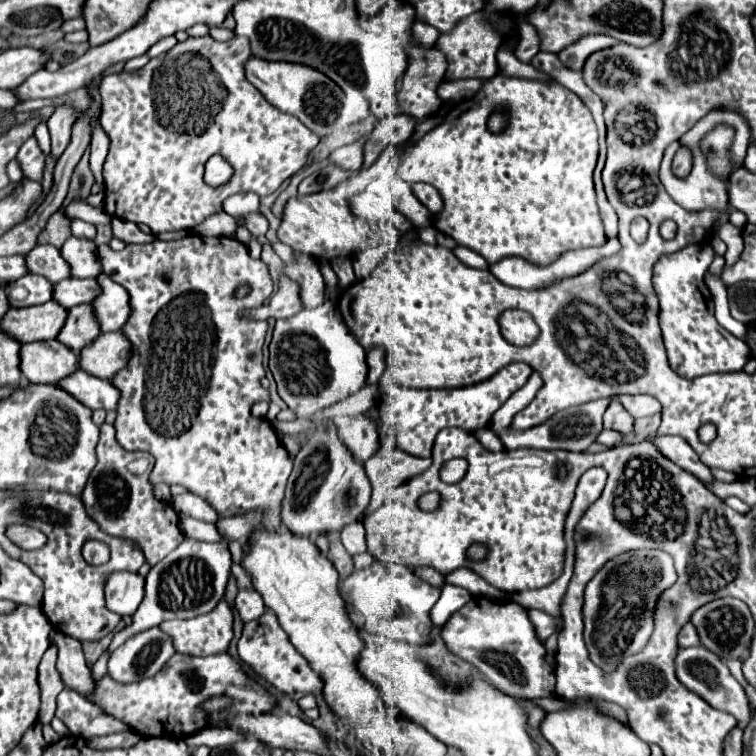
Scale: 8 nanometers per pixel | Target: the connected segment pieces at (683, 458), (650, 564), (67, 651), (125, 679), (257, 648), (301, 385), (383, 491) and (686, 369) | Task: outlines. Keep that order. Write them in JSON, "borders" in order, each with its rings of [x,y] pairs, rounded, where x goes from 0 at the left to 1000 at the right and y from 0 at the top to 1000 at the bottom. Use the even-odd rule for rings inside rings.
{"borders":[[[[881,577],[881,579],[873,579],[868,585],[868,590],[876,595],[876,601],[881,606],[886,606],[892,614],[897,614],[899,619],[905,619],[913,627],[918,627],[929,640],[939,643],[944,638],[944,630],[942,630],[939,619],[926,611],[923,601],[915,595],[915,590],[905,579],[899,579],[899,577]]],[[[836,728],[802,743],[772,783],[772,849],[780,870],[799,889],[815,886],[828,865],[847,862],[865,836],[868,796],[894,770],[892,741],[878,728]]],[[[71,833],[69,836],[69,852],[77,854],[79,865],[77,865],[77,878],[74,886],[85,902],[87,910],[93,913],[103,913],[111,921],[124,921],[124,899],[122,899],[122,889],[111,876],[111,865],[108,865],[108,854],[103,847],[90,844],[87,839]]],[[[209,828],[169,844],[153,857],[143,873],[143,894],[153,902],[172,905],[188,897],[201,897],[214,886],[217,876],[230,865],[225,841]]],[[[352,810],[341,820],[328,823],[323,828],[320,844],[315,849],[315,865],[323,878],[328,878],[341,894],[347,894],[352,902],[357,902],[362,910],[368,910],[376,918],[426,915],[423,894],[415,886],[410,886],[407,876],[389,860],[389,854],[381,847],[381,839],[373,833],[368,817],[362,817],[360,810]]],[[[429,399],[415,410],[399,410],[389,421],[365,423],[357,452],[357,489],[368,508],[370,526],[389,542],[397,556],[384,558],[381,571],[394,574],[410,563],[405,556],[415,545],[455,529],[484,508],[484,466],[468,444],[460,439],[450,421],[447,407],[439,399]]],[[[505,566],[505,590],[495,606],[489,606],[481,619],[492,638],[492,661],[484,677],[497,675],[511,653],[542,635],[550,627],[558,627],[571,614],[571,606],[553,606],[545,601],[537,601],[534,595],[526,595],[521,585],[516,585],[516,577],[511,566]]],[[[913,323],[892,336],[878,336],[865,349],[862,376],[873,397],[873,434],[886,476],[886,487],[902,500],[923,500],[942,492],[981,489],[995,466],[987,452],[971,447],[950,431],[939,384],[934,384],[931,362],[944,344],[944,331],[937,323]]]]}

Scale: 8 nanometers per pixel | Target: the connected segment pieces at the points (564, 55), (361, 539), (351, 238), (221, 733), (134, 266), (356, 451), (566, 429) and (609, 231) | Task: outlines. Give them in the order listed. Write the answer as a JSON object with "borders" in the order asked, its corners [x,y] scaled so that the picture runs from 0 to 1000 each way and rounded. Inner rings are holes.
{"borders":[[[[778,45],[775,50],[767,50],[765,56],[757,56],[754,61],[749,61],[746,66],[738,69],[738,77],[743,77],[746,87],[754,87],[757,93],[770,93],[775,77],[796,63],[812,61],[817,53],[799,48],[799,45]]],[[[468,690],[466,696],[455,698],[455,725],[466,735],[484,730],[484,701],[479,690]]],[[[481,225],[468,230],[442,251],[384,262],[376,275],[373,299],[368,304],[370,320],[381,323],[386,331],[397,331],[415,341],[434,341],[434,344],[439,344],[442,339],[463,339],[463,336],[468,339],[476,331],[497,325],[503,315],[492,307],[489,299],[484,299],[484,294],[468,288],[460,278],[460,265],[476,257],[487,241],[489,241],[489,225]]],[[[270,963],[270,966],[262,966],[262,968],[251,971],[246,976],[246,984],[254,995],[257,989],[262,989],[267,984],[272,984],[278,989],[286,989],[286,987],[299,987],[304,981],[317,981],[317,979],[325,979],[325,971],[304,966],[304,963]]],[[[262,310],[243,312],[238,317],[225,317],[225,320],[204,317],[198,323],[172,323],[172,325],[167,325],[159,333],[148,333],[138,323],[138,325],[130,328],[130,341],[135,347],[138,360],[151,373],[164,378],[167,386],[172,389],[172,410],[175,410],[172,421],[159,434],[167,442],[167,447],[172,447],[172,452],[175,452],[175,471],[172,471],[172,479],[159,489],[159,495],[151,495],[151,500],[148,500],[148,508],[159,516],[159,532],[156,532],[156,540],[153,540],[156,550],[153,550],[153,558],[151,558],[156,587],[164,595],[172,595],[172,598],[188,595],[188,598],[198,598],[204,603],[206,614],[204,614],[204,622],[198,627],[198,638],[201,640],[212,640],[212,638],[217,638],[217,640],[238,640],[249,651],[265,653],[265,659],[272,659],[272,664],[278,664],[278,669],[283,669],[283,675],[288,677],[291,685],[302,685],[302,683],[310,683],[310,680],[328,680],[328,677],[347,675],[349,685],[347,685],[347,690],[341,696],[336,696],[336,701],[360,701],[360,704],[368,704],[373,698],[370,696],[370,661],[376,656],[378,635],[381,635],[381,630],[386,624],[386,608],[384,608],[378,593],[373,590],[373,585],[368,579],[368,571],[362,569],[357,556],[336,553],[331,548],[331,540],[333,540],[336,532],[354,529],[354,516],[344,511],[344,500],[349,497],[349,487],[347,487],[347,455],[349,455],[349,442],[352,442],[354,429],[344,426],[344,423],[328,423],[323,418],[323,413],[347,405],[354,397],[354,392],[360,389],[360,384],[362,384],[362,373],[360,373],[360,365],[354,360],[354,352],[347,344],[336,344],[328,336],[328,328],[320,320],[312,320],[310,315],[270,315],[270,312],[262,312]],[[317,376],[328,376],[333,381],[333,386],[325,394],[312,397],[307,392],[307,386]]],[[[471,550],[463,558],[463,563],[458,566],[458,571],[460,571],[455,577],[458,593],[466,598],[468,606],[474,606],[479,611],[484,611],[503,590],[497,561],[484,550]],[[479,582],[481,582],[481,593],[479,593]]],[[[705,491],[697,507],[684,516],[667,534],[664,540],[651,550],[651,569],[661,577],[661,582],[667,585],[669,595],[688,595],[688,593],[709,593],[709,595],[754,595],[754,598],[772,598],[786,582],[788,577],[796,571],[796,550],[802,545],[802,537],[807,537],[807,526],[796,526],[796,529],[786,529],[762,540],[751,540],[743,542],[738,550],[733,550],[728,558],[701,566],[696,571],[677,571],[675,569],[675,558],[680,550],[679,541],[694,538],[709,524],[712,516],[718,508],[717,500],[710,491]]],[[[794,193],[794,206],[791,206],[791,220],[786,225],[786,246],[788,246],[788,259],[791,259],[791,272],[794,272],[794,286],[799,294],[799,304],[802,312],[817,312],[817,283],[812,283],[812,275],[807,275],[807,267],[799,257],[799,246],[796,246],[796,225],[799,225],[799,214],[802,214],[802,198],[796,201]]]]}

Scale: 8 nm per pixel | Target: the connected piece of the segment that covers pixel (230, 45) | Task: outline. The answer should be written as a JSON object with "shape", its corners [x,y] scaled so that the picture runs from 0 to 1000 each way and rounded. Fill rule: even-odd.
{"shape":[[[251,48],[180,95],[161,93],[135,103],[132,167],[146,183],[146,198],[138,214],[138,278],[146,286],[193,296],[204,310],[251,304],[278,283],[288,283],[302,259],[315,254],[362,257],[376,238],[405,217],[405,206],[423,183],[394,156],[362,143],[325,106],[323,82],[328,77],[331,58],[320,48],[310,48],[302,56],[286,56],[280,48]],[[280,204],[294,204],[310,220],[310,233],[299,246],[280,249],[270,241],[270,217]]]}

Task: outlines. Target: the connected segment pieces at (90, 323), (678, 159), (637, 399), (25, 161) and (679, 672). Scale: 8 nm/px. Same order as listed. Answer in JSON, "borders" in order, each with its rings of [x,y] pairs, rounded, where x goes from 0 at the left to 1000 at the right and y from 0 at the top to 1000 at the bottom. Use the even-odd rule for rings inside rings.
{"borders":[[[[106,402],[106,405],[98,405],[90,410],[87,426],[85,426],[79,442],[74,444],[74,450],[82,452],[85,458],[93,458],[93,463],[98,463],[103,468],[130,442],[132,442],[132,437],[130,437],[130,429],[124,423],[122,405]]],[[[902,193],[894,206],[892,206],[892,214],[889,214],[889,225],[894,233],[910,233],[913,225],[915,225],[915,214],[918,214],[918,206],[913,204],[913,198],[907,193]]],[[[841,521],[841,524],[823,524],[823,537],[839,550],[839,553],[854,553],[862,548],[870,548],[876,542],[876,534],[857,521]]],[[[37,183],[29,190],[29,196],[24,198],[21,212],[26,214],[26,222],[29,222],[29,228],[32,228],[34,235],[48,238],[48,241],[56,238],[56,228],[58,228],[58,220],[61,220],[61,206],[50,196],[48,183]]],[[[921,854],[921,857],[897,857],[897,865],[894,865],[894,894],[897,899],[915,915],[921,915],[923,921],[929,921],[939,934],[950,937],[950,939],[960,939],[966,942],[974,952],[976,952],[976,960],[984,963],[992,950],[995,950],[995,942],[989,937],[989,923],[981,913],[981,907],[971,899],[971,894],[966,892],[963,881],[952,876],[952,870],[947,865],[942,865],[939,860],[934,860],[931,854]]]]}

